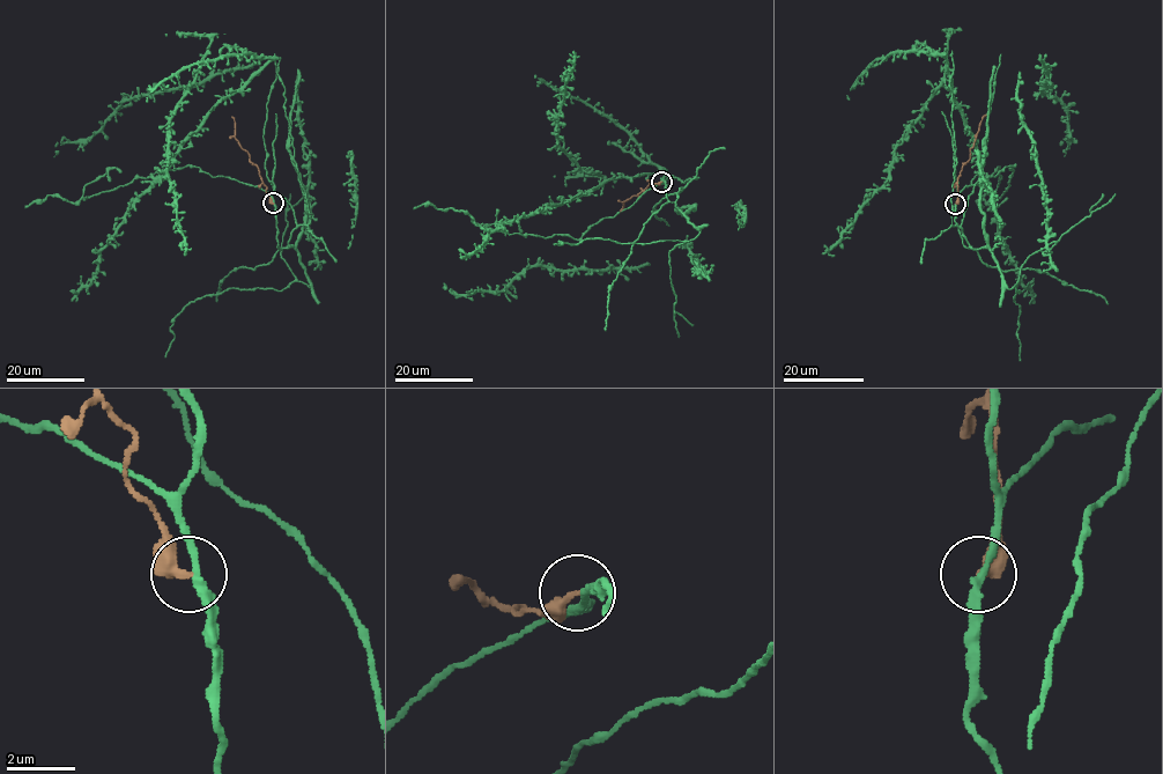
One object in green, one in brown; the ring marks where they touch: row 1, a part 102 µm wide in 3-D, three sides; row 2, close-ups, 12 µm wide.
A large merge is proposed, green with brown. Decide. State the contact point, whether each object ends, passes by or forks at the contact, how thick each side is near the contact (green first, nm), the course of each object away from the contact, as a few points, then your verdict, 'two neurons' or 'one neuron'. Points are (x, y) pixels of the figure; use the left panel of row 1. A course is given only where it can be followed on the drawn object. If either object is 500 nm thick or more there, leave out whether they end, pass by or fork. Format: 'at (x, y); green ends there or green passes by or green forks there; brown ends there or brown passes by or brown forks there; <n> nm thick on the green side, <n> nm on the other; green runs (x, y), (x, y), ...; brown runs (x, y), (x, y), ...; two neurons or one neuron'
at (273, 203); green passes by; brown ends there; 240 nm thick on the green side, 380 nm on the other; green runs (274, 203), (287, 248), (311, 219), (274, 57), (139, 198), (71, 301); brown runs (273, 203), (258, 169), (235, 137), (231, 117); two neurons

